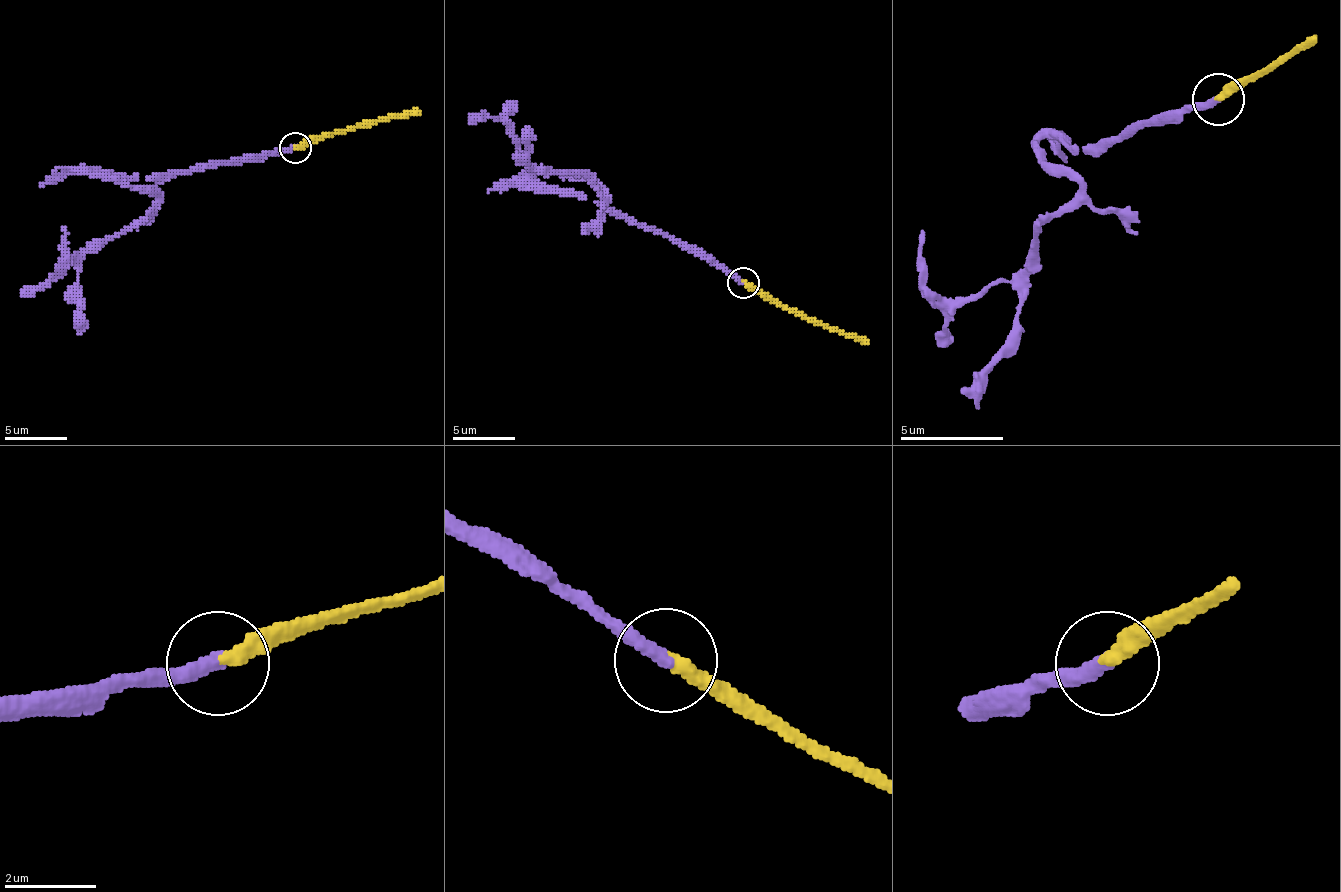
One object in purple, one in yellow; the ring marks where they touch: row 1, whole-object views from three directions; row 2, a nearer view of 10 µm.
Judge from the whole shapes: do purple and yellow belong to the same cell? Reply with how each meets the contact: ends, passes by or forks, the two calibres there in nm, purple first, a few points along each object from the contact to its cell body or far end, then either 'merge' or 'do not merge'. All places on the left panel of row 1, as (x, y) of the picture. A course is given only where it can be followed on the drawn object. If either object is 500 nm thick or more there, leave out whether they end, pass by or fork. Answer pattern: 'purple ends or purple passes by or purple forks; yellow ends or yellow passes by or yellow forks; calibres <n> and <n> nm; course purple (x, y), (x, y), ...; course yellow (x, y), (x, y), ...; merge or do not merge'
purple ends; yellow ends; calibres 340 and 280 nm; course purple (294, 149), (166, 177), (90, 167), (144, 186), (156, 202), (134, 227), (59, 268), (62, 227); course yellow (294, 149), (360, 123), (420, 111); merge

